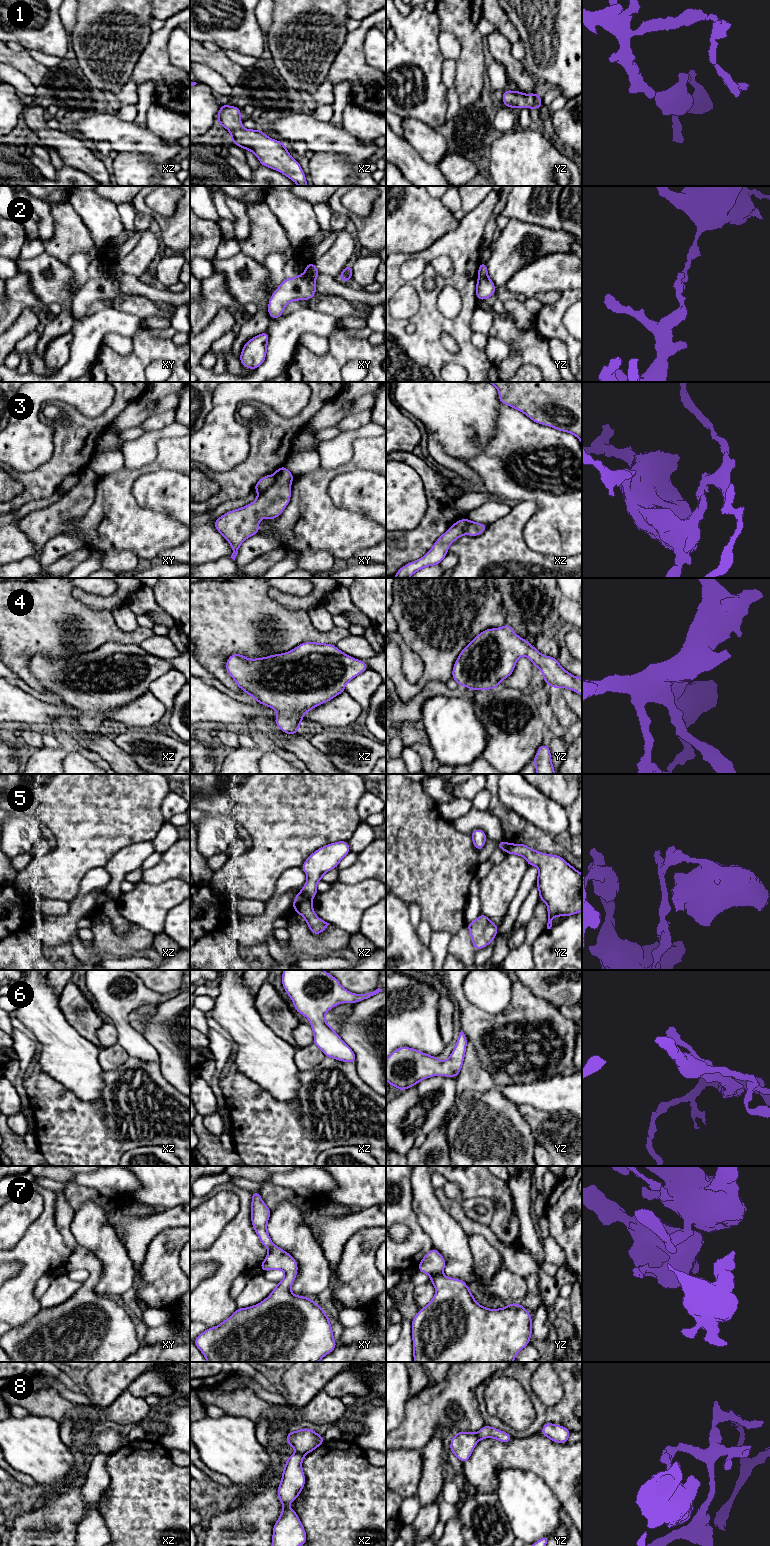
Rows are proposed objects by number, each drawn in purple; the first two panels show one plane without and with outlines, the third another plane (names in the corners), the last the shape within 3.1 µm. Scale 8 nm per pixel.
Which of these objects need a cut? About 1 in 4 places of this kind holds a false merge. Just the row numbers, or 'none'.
2, 3, 5, 8

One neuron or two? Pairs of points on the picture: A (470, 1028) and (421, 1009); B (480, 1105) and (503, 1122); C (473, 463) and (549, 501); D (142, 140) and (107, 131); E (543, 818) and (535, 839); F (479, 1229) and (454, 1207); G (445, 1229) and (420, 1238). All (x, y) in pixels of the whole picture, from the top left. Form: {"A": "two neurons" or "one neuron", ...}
{"A": "two neurons", "B": "one neuron", "C": "one neuron", "D": "one neuron", "E": "two neurons", "F": "one neuron", "G": "two neurons"}

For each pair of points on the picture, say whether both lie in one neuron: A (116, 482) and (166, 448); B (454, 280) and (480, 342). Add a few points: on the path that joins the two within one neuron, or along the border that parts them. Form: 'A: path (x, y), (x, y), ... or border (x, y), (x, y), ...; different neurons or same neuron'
A: path (130, 476), (152, 467), (157, 462); same neuron
B: border (471, 332), (471, 342), (483, 351); different neurons

